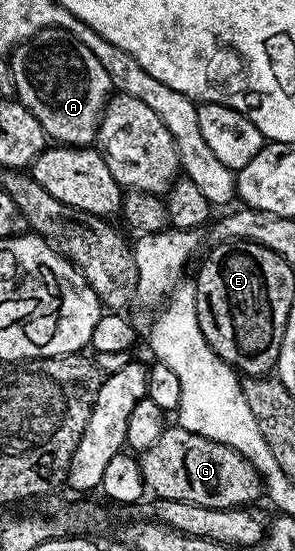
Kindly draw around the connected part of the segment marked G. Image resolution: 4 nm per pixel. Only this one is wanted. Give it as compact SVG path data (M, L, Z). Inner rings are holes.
M178 424L168 425L163 435L149 449L138 455L139 468L143 477L143 485L151 490L159 500L181 500L185 504L201 504L201 508L210 510L228 510L238 506L249 506L258 503L259 493L264 493L265 487L259 473L253 468L241 452L229 448L220 442L209 440L205 436L197 436L197 432L189 432Z

